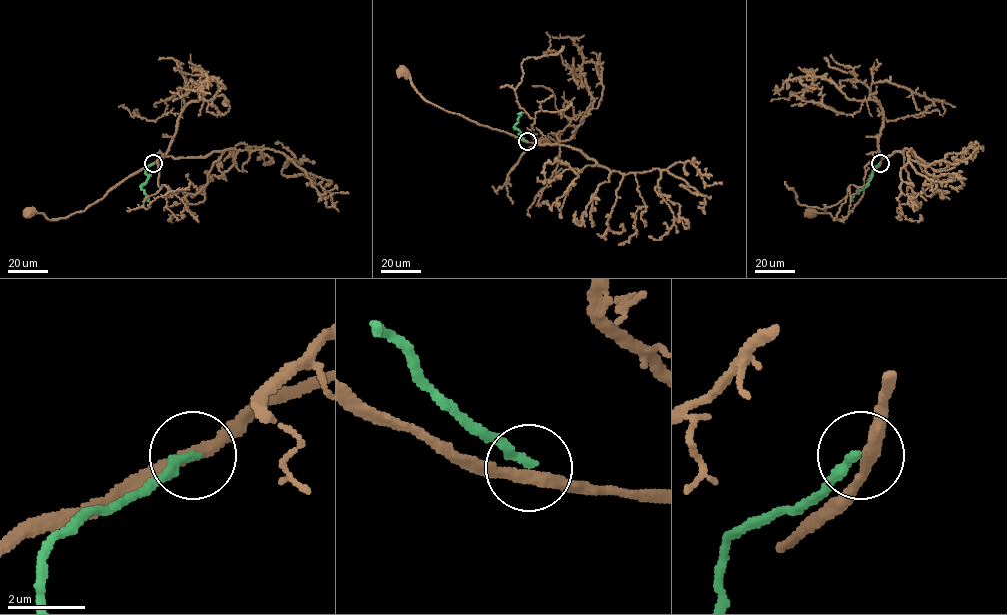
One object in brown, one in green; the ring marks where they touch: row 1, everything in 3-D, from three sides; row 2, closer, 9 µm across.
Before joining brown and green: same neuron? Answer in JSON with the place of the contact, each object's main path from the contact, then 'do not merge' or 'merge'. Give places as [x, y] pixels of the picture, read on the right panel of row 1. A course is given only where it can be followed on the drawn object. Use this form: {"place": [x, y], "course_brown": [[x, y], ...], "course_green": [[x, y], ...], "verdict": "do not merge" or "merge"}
{"place": [880, 163], "course_brown": [[880, 163], [870, 175], [863, 196], [845, 218], [835, 219], [827, 213], [811, 214]], "course_green": [[879, 163], [873, 168], [871, 178], [851, 202]], "verdict": "do not merge"}

